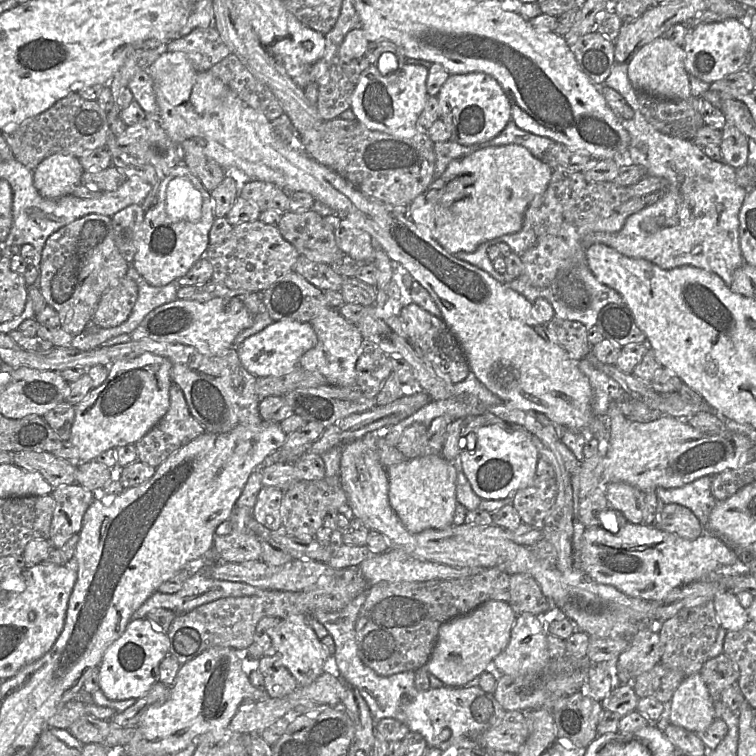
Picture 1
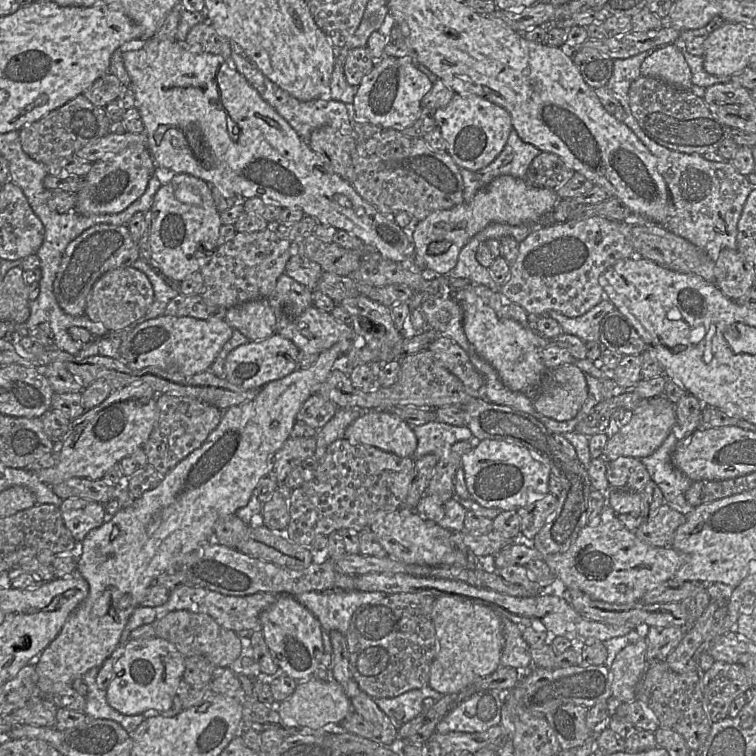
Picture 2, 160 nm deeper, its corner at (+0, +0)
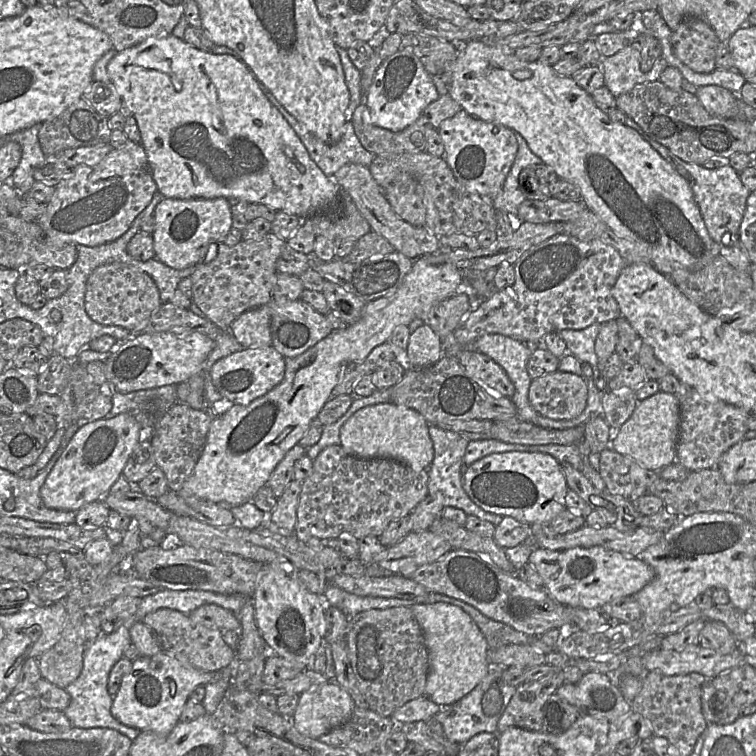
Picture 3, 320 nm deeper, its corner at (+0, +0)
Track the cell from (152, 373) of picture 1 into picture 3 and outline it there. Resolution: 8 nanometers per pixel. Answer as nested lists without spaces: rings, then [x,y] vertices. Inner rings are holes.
[[[128,413],[82,424],[40,489],[44,506],[76,512],[85,504],[102,500],[122,475],[130,455],[142,438],[141,425]]]

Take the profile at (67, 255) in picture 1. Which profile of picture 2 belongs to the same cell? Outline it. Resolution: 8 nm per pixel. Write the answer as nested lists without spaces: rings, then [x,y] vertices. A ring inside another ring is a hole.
[[[99,223],[89,227],[68,244],[57,269],[53,292],[59,306],[72,316],[85,314],[87,297],[94,283],[107,271],[132,267],[137,259],[138,245],[127,226]]]

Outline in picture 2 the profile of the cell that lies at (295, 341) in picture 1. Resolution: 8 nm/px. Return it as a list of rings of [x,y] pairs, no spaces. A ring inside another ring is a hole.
[[[275,332],[261,341],[248,341],[232,350],[225,361],[225,379],[245,390],[261,389],[299,367],[299,350],[289,339]]]

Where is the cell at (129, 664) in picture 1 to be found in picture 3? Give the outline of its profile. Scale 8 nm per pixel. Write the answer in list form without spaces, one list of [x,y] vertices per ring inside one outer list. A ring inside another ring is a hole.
[[[164,650],[151,657],[139,656],[132,661],[131,671],[123,677],[113,697],[111,713],[126,726],[166,736],[179,722],[183,707],[195,688],[218,676],[219,672],[199,670]]]

